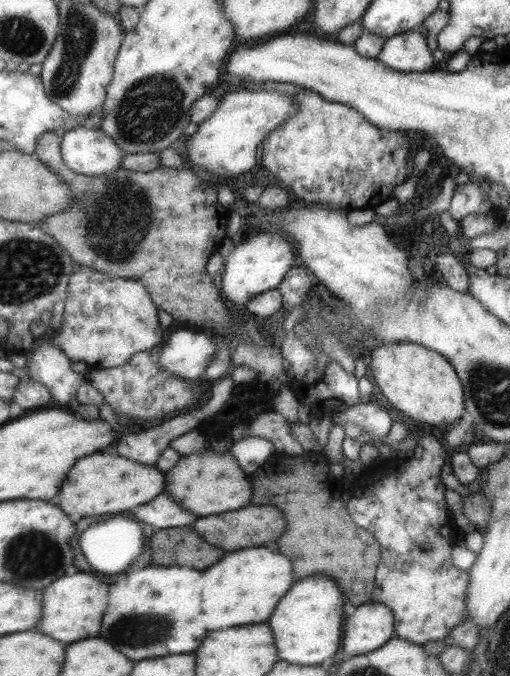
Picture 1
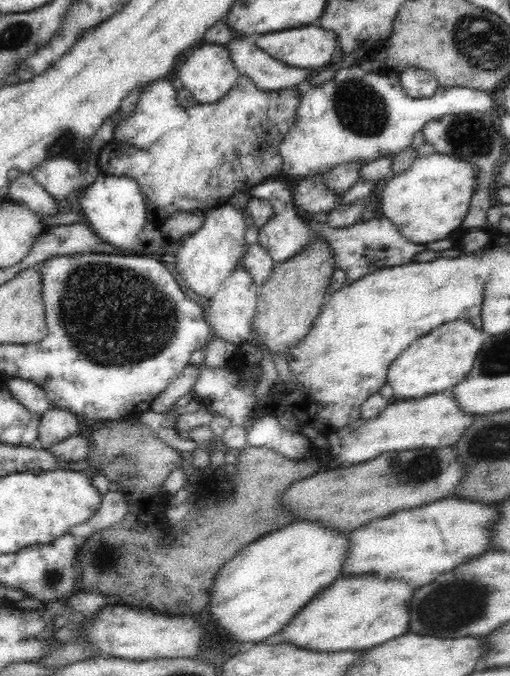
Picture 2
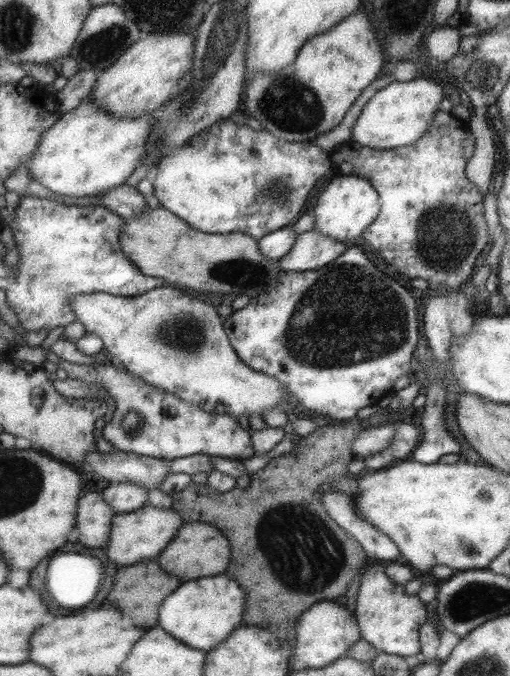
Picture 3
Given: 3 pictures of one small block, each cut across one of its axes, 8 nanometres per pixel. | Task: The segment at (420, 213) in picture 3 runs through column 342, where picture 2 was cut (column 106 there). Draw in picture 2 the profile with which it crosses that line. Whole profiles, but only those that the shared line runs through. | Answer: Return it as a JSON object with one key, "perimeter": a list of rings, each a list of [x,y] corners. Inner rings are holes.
{"perimeter":[[[239,76],[229,93],[212,104],[198,102],[190,91],[182,87],[176,90],[176,101],[186,114],[183,126],[163,134],[145,149],[128,143],[108,141],[96,154],[98,166],[104,175],[133,178],[138,183],[146,205],[146,219],[159,228],[175,212],[190,212],[190,208],[205,212],[208,208],[225,205],[229,202],[228,198],[232,198],[236,192],[251,193],[268,176],[281,173],[283,158],[279,144],[294,124],[298,100],[293,88],[265,92],[246,76]]]}

